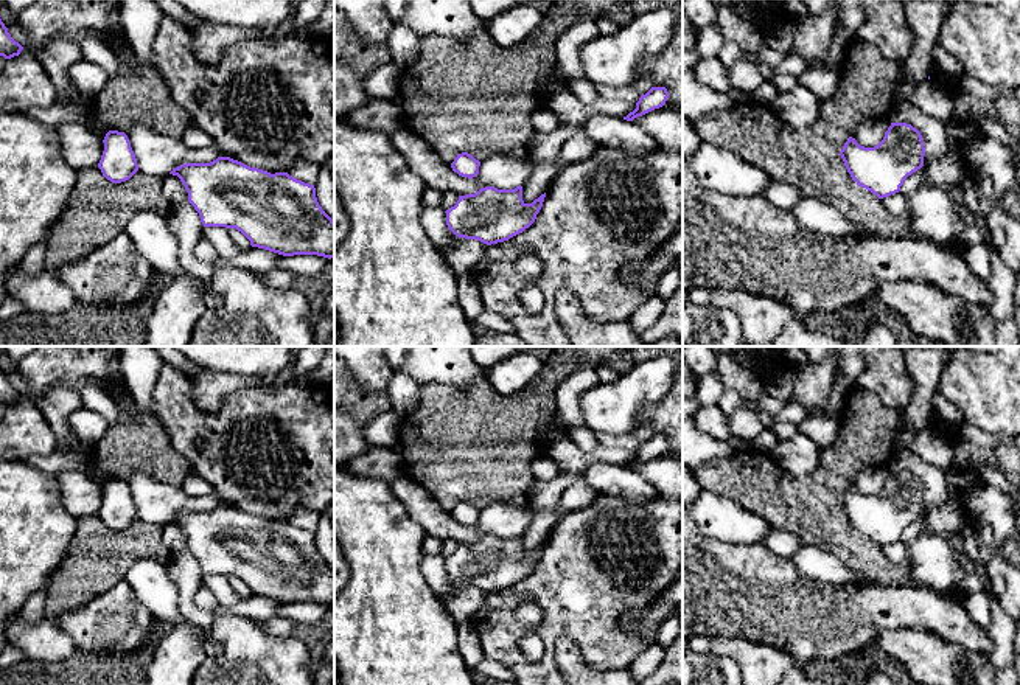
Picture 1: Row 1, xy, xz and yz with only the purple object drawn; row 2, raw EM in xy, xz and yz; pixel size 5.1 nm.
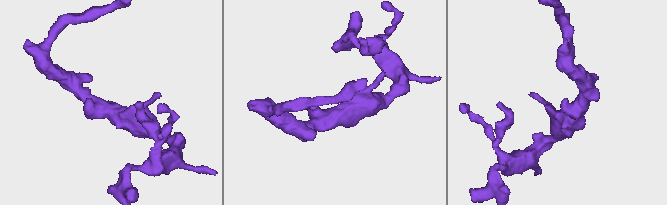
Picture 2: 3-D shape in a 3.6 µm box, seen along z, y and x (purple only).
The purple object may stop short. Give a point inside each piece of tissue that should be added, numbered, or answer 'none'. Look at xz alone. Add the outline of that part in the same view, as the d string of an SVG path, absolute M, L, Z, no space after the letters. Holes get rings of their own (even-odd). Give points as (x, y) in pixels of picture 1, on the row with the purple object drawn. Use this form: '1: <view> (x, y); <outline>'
none

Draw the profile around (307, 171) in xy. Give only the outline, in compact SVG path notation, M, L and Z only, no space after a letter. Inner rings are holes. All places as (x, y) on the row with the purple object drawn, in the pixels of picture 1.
M295 158L288 168L288 174L297 180L314 185L319 176L320 166L305 158Z

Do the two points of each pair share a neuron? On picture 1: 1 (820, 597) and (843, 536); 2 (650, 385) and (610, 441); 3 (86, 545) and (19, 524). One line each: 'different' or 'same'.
1: different
2: different
3: different

